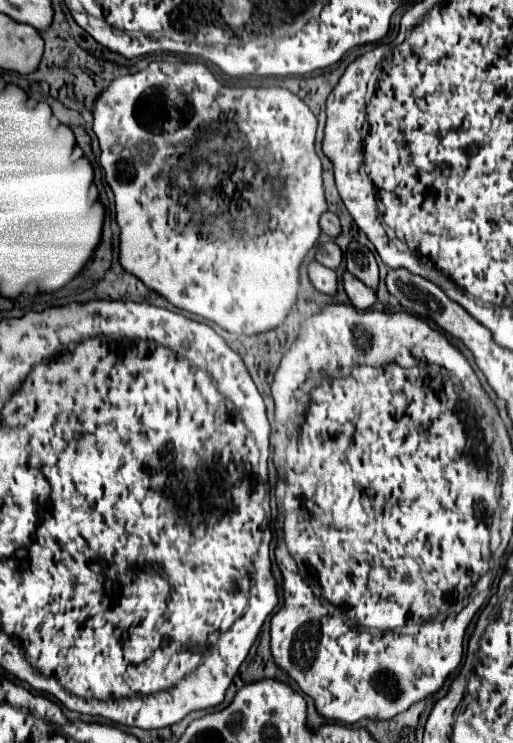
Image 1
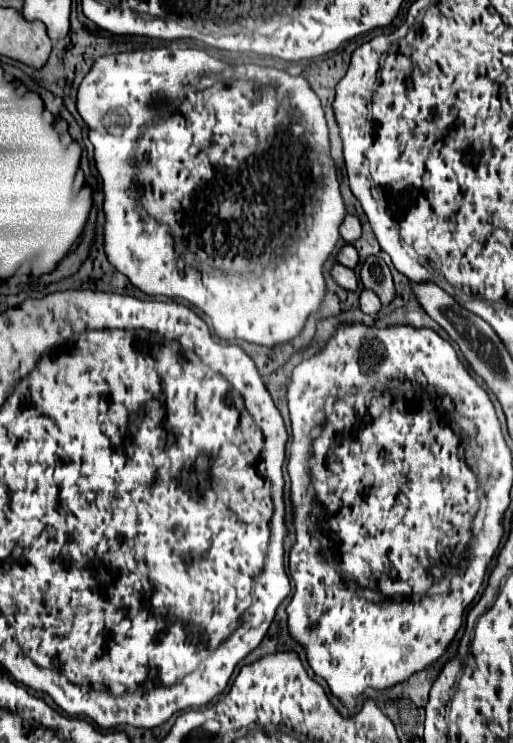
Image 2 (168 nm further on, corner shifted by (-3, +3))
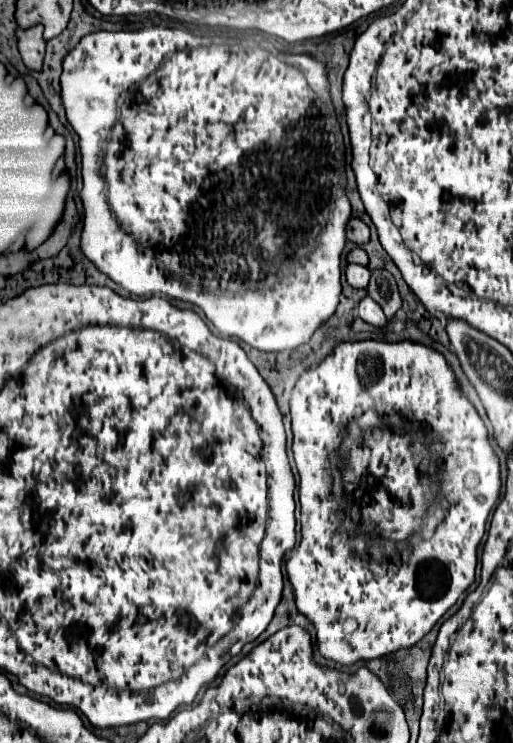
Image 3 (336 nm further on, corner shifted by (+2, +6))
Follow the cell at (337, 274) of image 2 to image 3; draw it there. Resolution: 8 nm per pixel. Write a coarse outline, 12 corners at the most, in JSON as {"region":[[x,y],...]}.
{"region":[[348,264],[346,280],[354,288],[366,288],[370,268]]}

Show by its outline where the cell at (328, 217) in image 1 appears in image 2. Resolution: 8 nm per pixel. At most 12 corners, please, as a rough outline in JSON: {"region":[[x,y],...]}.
{"region":[[347,215],[339,227],[341,237],[353,243],[361,237],[361,223],[355,215]]}

